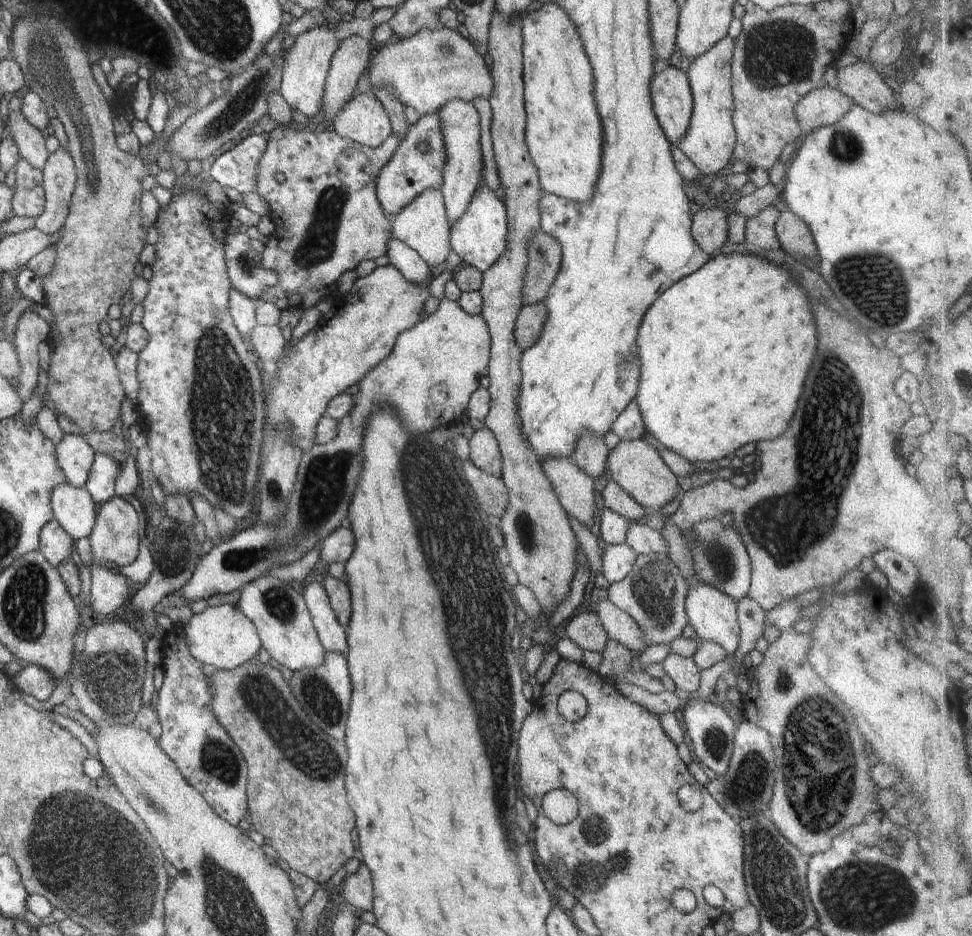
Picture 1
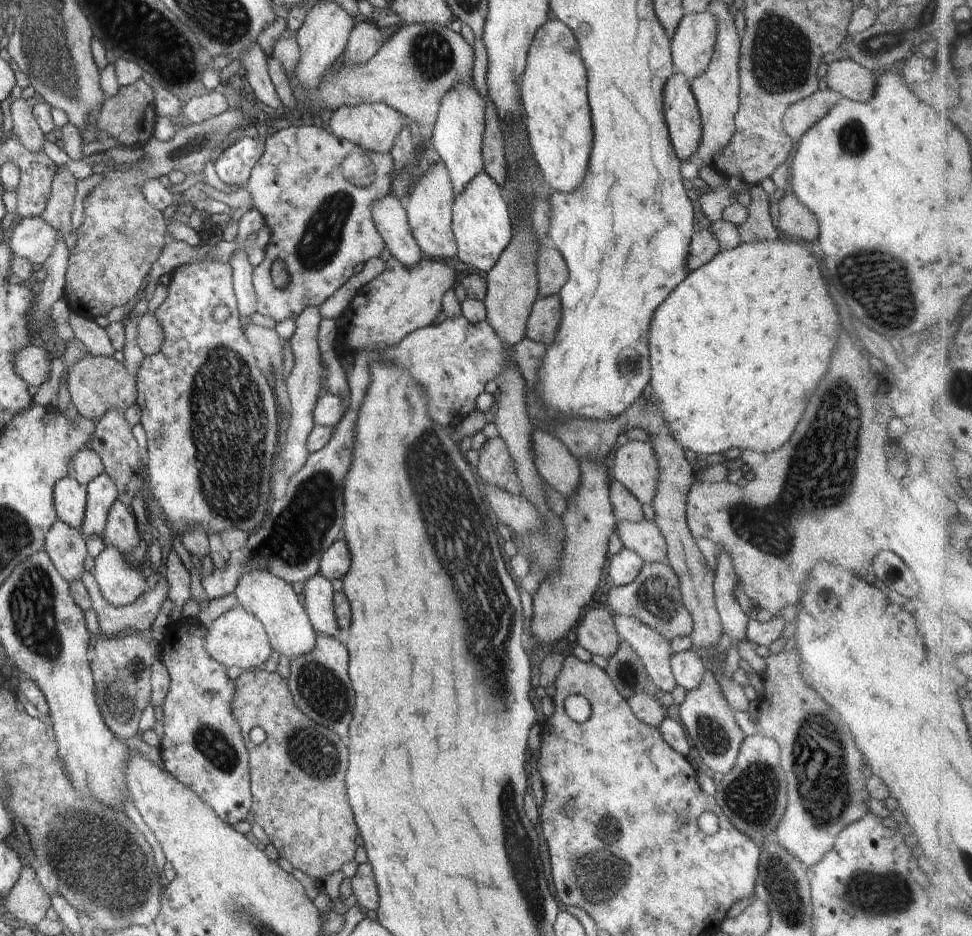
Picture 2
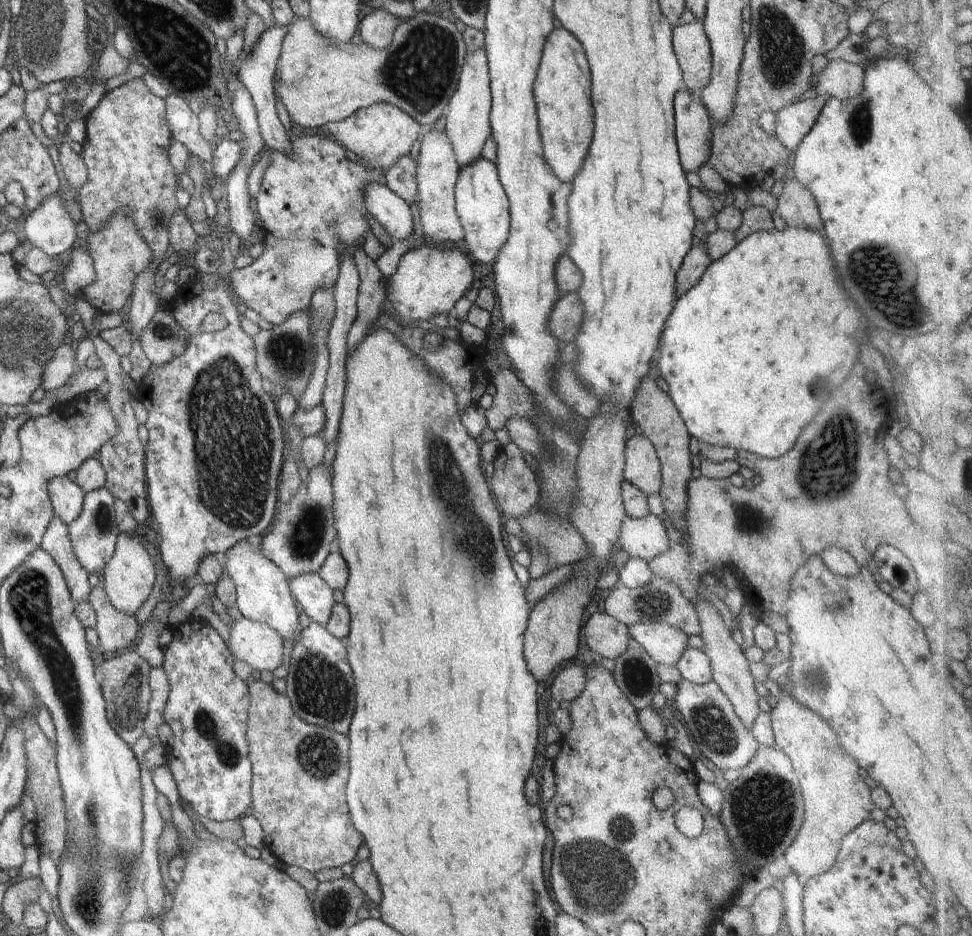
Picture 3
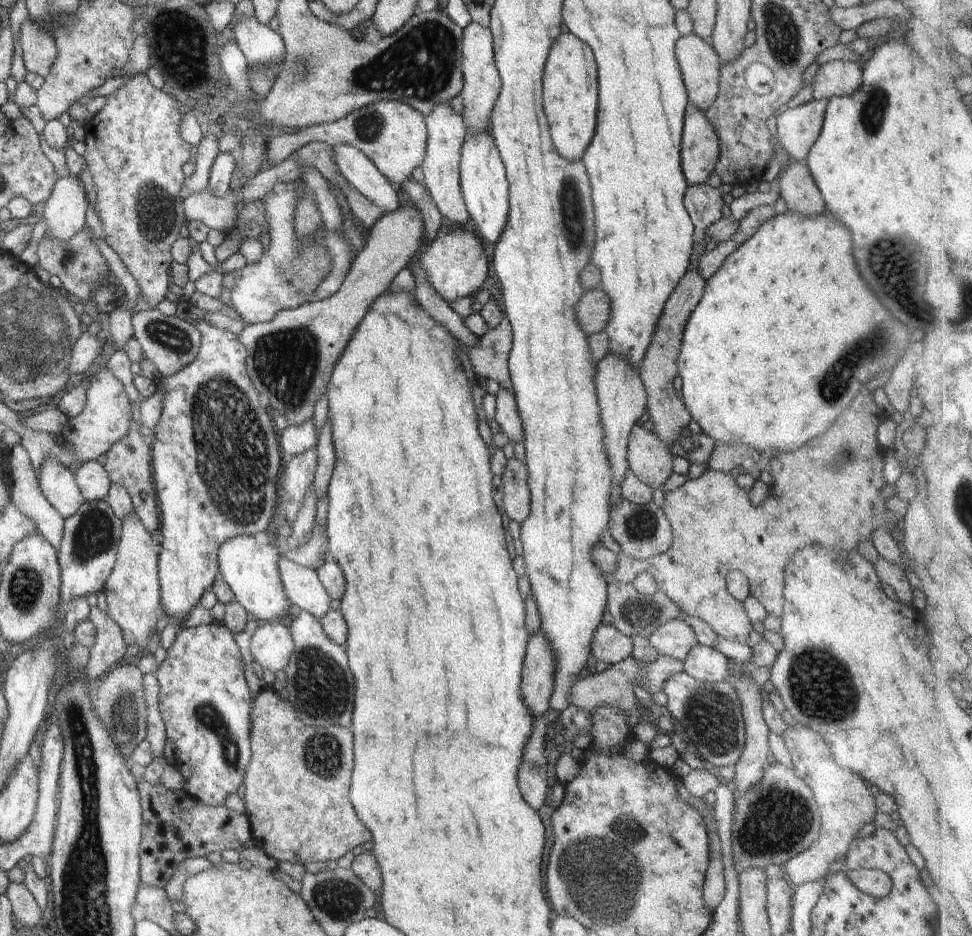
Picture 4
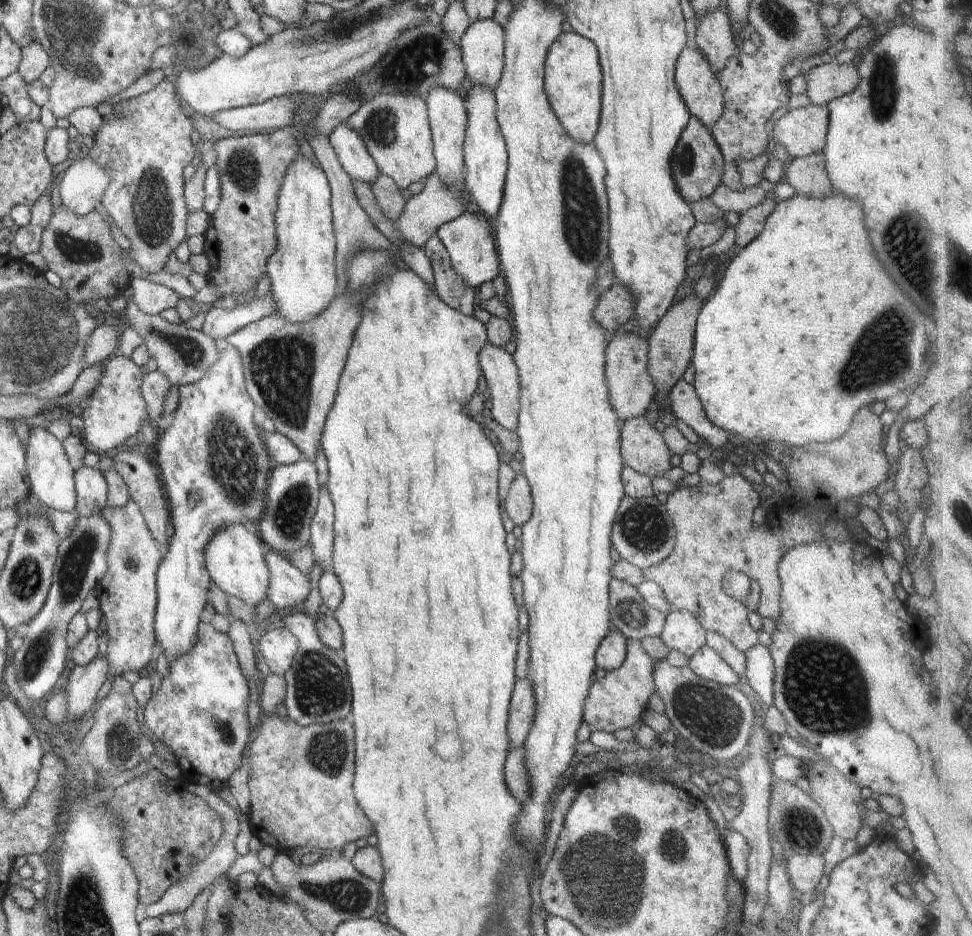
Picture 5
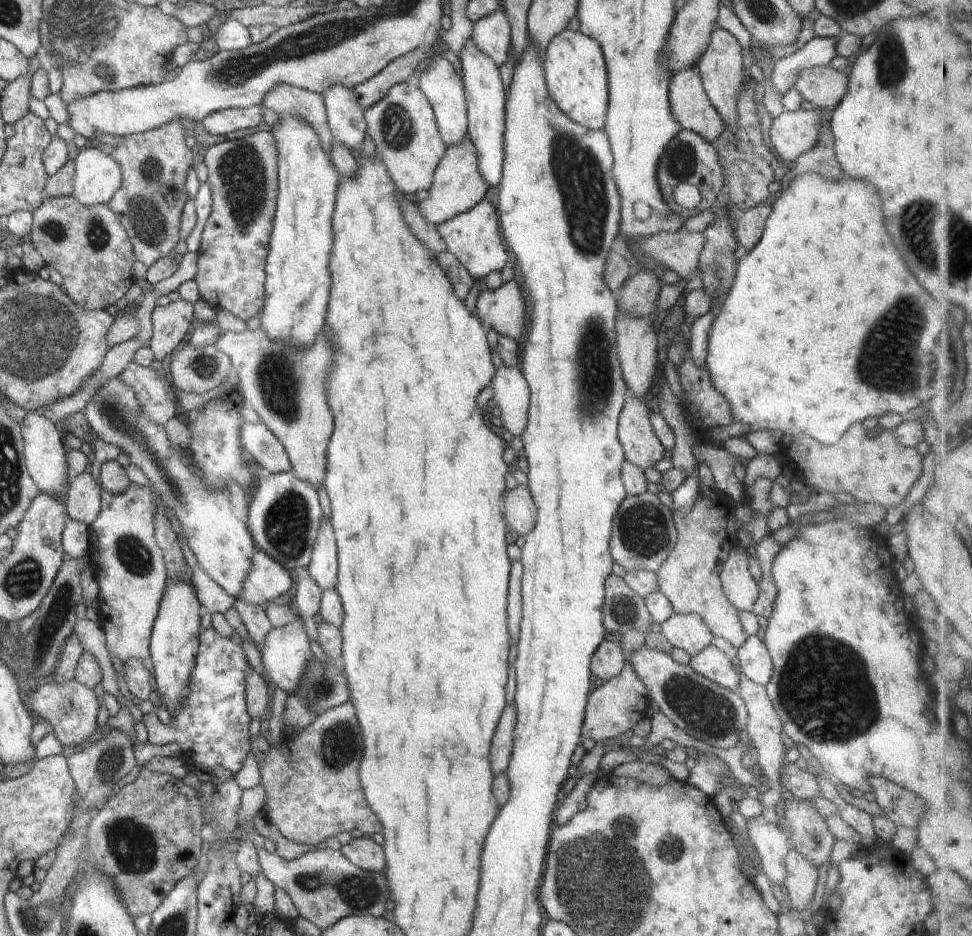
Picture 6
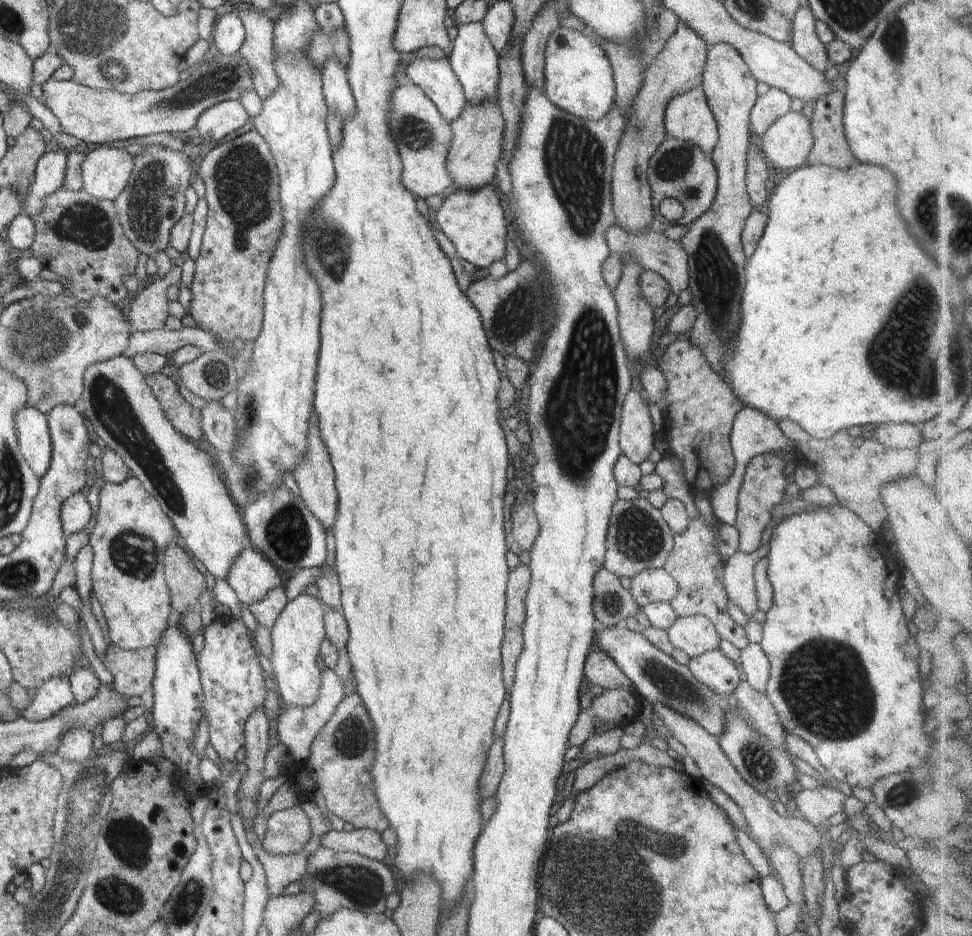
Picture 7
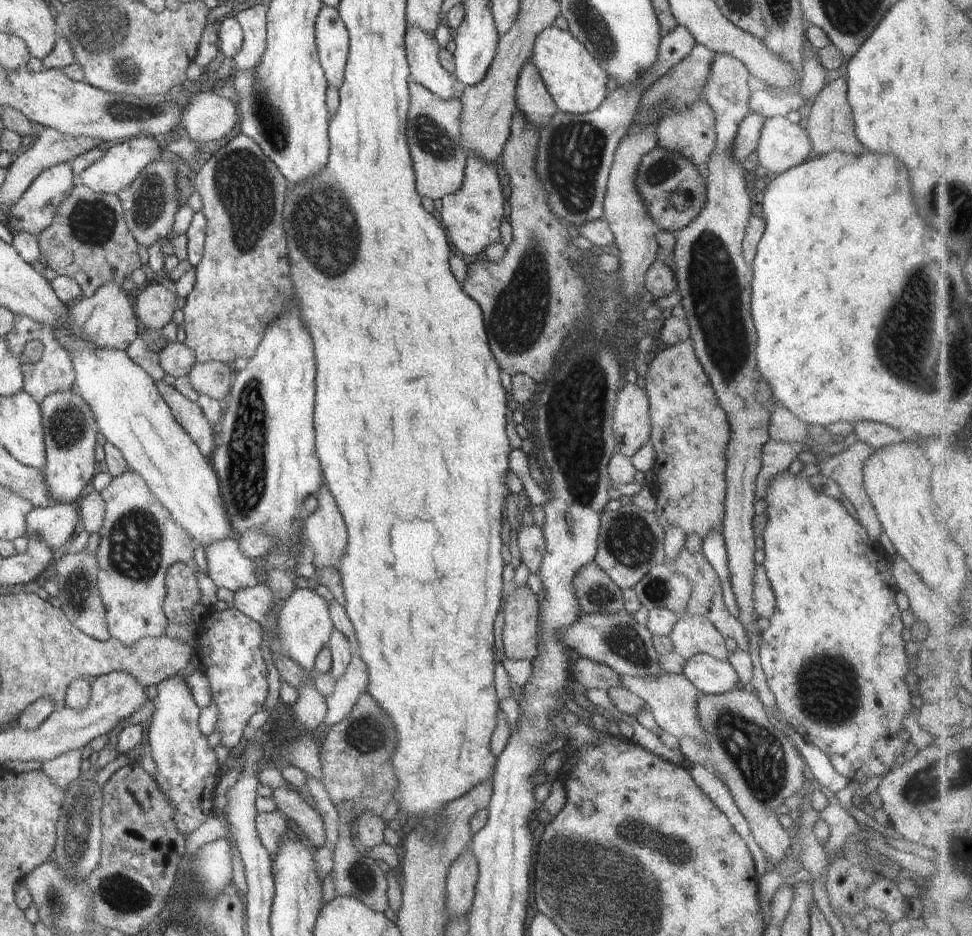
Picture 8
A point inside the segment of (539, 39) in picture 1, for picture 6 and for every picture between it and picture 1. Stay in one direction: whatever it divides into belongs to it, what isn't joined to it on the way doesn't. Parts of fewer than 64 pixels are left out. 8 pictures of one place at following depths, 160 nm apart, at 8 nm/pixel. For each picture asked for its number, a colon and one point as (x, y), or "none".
2: (553, 88)
3: (562, 87)
4: (570, 90)
5: (573, 78)
6: (576, 77)

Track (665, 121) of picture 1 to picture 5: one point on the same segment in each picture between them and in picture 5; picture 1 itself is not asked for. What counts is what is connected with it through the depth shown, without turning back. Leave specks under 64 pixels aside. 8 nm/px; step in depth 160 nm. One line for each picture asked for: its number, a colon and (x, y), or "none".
2: (681, 110)
3: (693, 122)
4: (699, 152)
5: (697, 164)

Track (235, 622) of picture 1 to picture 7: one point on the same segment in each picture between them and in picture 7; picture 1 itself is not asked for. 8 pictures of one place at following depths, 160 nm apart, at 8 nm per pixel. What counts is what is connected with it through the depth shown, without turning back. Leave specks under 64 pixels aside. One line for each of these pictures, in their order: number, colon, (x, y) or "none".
2: (236, 638)
3: (258, 644)
4: (272, 644)
5: (278, 646)
6: (286, 651)
7: (296, 637)

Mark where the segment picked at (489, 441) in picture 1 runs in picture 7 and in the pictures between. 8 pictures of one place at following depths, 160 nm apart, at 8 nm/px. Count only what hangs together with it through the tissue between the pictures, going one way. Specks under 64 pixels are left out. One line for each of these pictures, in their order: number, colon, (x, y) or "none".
2: (495, 466)
3: (515, 486)
4: (517, 499)
5: (519, 503)
6: (519, 510)
7: (525, 527)

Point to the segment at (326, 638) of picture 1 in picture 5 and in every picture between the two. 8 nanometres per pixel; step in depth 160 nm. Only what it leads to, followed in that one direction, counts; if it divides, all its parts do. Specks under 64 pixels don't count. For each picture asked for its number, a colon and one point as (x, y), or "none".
2: (318, 592)
3: (314, 596)
4: (302, 587)
5: (288, 587)

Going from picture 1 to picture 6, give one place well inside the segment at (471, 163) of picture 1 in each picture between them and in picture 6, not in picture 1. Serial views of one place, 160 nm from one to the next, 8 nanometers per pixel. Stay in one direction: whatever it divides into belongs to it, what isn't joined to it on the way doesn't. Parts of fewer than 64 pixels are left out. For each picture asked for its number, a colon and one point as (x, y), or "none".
2: (457, 135)
3: (468, 127)
4: (482, 83)
5: (483, 45)
6: (492, 34)

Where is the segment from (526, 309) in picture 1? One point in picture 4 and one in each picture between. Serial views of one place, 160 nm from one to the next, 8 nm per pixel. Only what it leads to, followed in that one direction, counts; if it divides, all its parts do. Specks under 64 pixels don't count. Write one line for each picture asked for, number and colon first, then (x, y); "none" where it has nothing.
2: (542, 324)
3: (566, 317)
4: (593, 310)

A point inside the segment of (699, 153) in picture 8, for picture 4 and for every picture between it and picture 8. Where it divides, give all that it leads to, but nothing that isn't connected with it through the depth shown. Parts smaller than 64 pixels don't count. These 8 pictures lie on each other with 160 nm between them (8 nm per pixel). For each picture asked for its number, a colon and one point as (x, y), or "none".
4: (699, 63)
5: (698, 86)
6: (692, 109)
7: (688, 117)

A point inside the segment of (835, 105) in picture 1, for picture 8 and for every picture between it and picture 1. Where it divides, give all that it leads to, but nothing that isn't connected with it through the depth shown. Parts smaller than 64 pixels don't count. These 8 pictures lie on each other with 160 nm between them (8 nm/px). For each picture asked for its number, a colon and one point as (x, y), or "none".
2: (800, 117)
3: (793, 123)
4: (797, 129)
5: (801, 132)
6: (793, 133)
7: (787, 143)
8: (782, 145)

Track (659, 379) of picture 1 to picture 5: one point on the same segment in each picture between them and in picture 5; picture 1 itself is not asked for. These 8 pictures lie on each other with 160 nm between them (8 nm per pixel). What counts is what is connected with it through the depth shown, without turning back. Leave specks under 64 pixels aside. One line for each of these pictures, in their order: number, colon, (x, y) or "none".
2: (736, 351)
3: (750, 354)
4: (788, 303)
5: (771, 345)

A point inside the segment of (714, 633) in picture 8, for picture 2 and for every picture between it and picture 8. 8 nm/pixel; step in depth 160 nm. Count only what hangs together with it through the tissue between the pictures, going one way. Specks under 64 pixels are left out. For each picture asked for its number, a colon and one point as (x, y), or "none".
2: (654, 650)
3: (664, 643)
4: (675, 638)
5: (682, 631)
6: (689, 632)
7: (695, 635)

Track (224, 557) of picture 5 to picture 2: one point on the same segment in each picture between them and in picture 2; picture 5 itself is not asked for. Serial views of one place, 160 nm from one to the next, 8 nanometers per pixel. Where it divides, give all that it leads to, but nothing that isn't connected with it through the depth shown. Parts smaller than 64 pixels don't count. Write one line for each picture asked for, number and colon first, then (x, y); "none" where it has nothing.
2: (271, 600)
3: (263, 594)
4: (250, 568)

